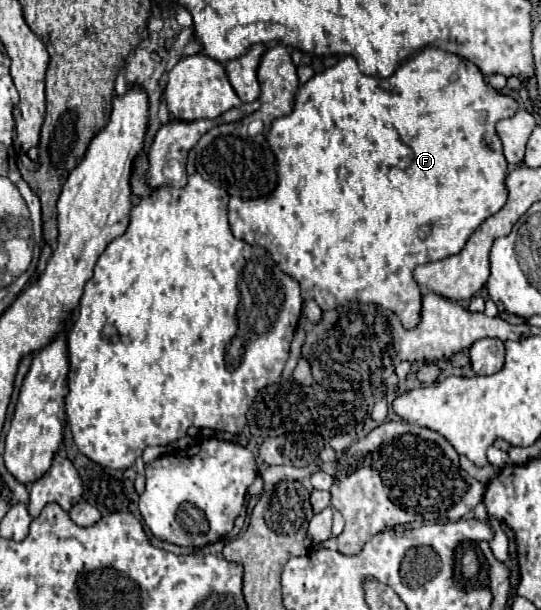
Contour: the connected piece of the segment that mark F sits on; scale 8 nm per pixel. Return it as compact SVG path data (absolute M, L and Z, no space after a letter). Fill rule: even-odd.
M425 48L415 58L407 60L393 76L389 78L373 78L361 74L357 68L355 58L345 56L341 58L333 68L315 74L311 80L299 86L295 96L295 108L289 116L277 118L269 130L269 144L271 150L275 150L277 158L277 170L279 170L279 186L275 188L275 194L271 198L263 198L263 202L243 202L241 198L229 200L229 224L237 238L243 238L251 244L259 244L267 248L267 252L279 262L281 270L291 274L301 284L301 296L303 300L317 300L317 304L323 310L331 310L337 304L345 304L349 300L365 302L365 304L377 304L383 306L399 316L403 326L411 328L419 324L419 312L421 312L421 290L419 284L413 278L413 268L419 264L443 260L447 256L459 254L467 242L467 238L475 232L475 228L499 212L507 202L507 162L503 156L501 140L497 136L495 124L503 118L515 116L519 110L519 104L515 98L497 92L489 86L481 70L451 52L439 50L439 48Z

